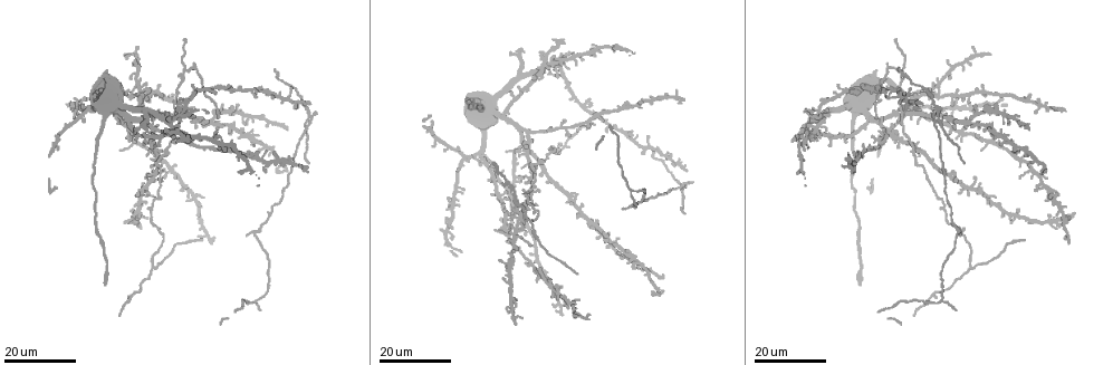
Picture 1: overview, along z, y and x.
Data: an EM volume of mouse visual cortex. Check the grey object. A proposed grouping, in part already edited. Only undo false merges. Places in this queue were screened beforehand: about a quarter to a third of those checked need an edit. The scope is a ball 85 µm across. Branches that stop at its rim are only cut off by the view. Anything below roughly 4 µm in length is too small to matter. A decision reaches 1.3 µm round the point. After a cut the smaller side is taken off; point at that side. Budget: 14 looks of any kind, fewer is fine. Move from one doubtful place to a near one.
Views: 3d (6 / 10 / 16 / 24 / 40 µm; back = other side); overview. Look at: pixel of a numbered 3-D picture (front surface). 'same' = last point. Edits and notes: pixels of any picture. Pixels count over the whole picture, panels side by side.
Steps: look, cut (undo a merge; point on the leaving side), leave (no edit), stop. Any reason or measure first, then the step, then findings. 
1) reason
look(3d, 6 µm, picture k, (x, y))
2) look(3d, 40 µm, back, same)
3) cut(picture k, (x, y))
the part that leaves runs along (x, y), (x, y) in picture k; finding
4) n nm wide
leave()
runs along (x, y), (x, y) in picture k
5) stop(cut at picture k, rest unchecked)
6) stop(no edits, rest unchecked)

two arms in line, one across
look(3d, 24 µm, picture 1, (628, 137))

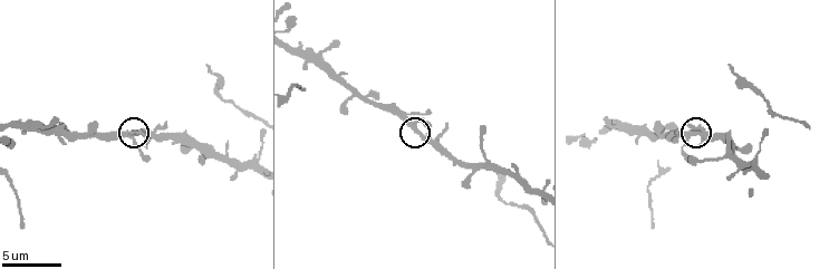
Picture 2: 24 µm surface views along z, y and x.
look(3d, 10 µm, picture 2, (693, 134))

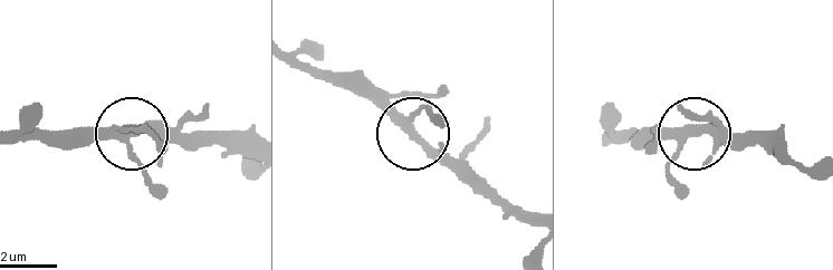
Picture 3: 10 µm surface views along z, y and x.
3 arms
leave()
all the same neuron

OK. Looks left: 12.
three-way junction
look(3d, 24 µm, picture 1, (183, 71))

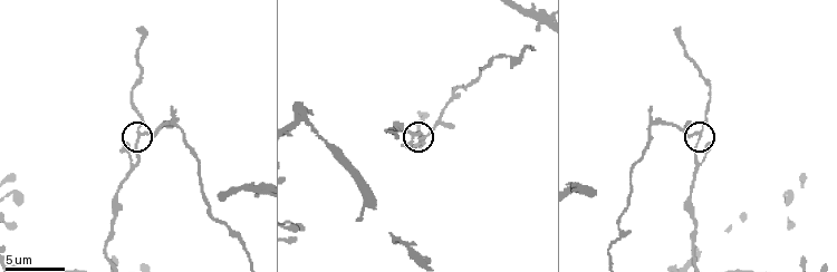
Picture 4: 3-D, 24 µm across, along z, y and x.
zoom in
look(3d, 6 µm, picture 4, (142, 134))

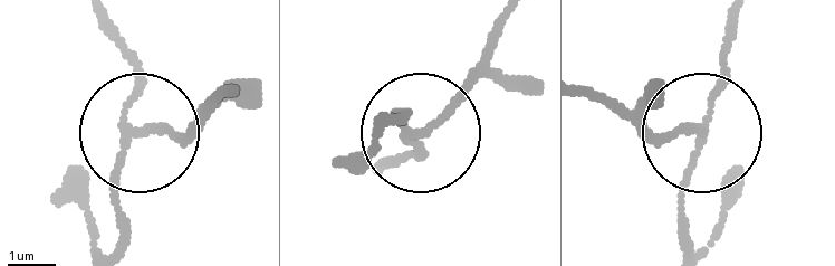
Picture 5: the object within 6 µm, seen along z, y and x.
150 nm wide
cut(picture 5, (183, 135))
the part that leaves runs along (136, 132), (176, 132), (224, 96) in picture 5; a second neuron is stuck on

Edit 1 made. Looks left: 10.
redraw
look(overview)

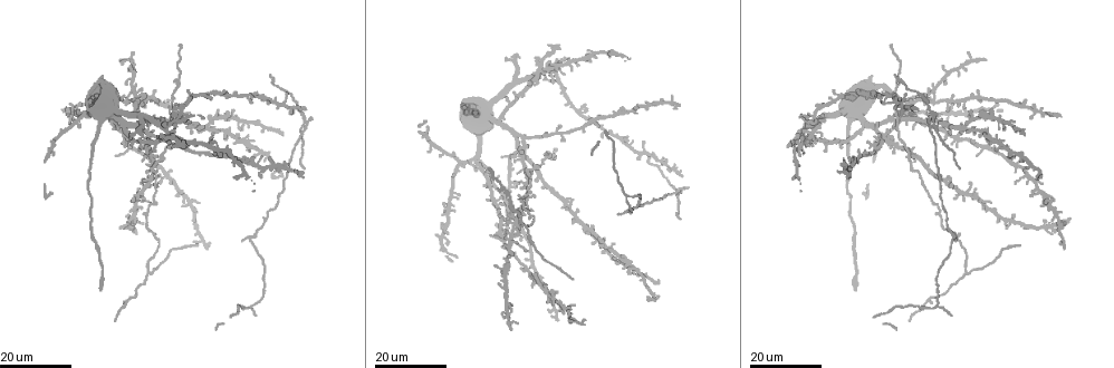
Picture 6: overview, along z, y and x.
two arms in line, one across
look(3d, 16 µm, picture 6, (533, 169))

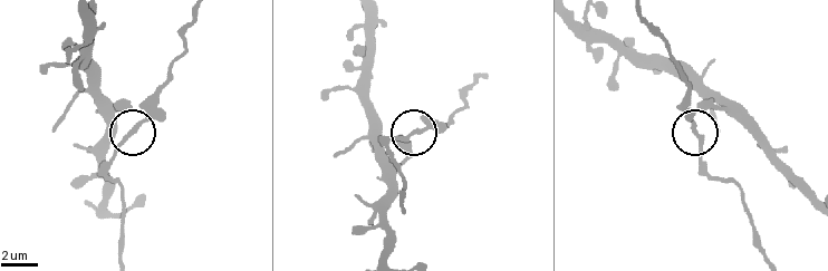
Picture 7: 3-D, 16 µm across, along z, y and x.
look(3d, 6 µm, picture 7, (694, 125))

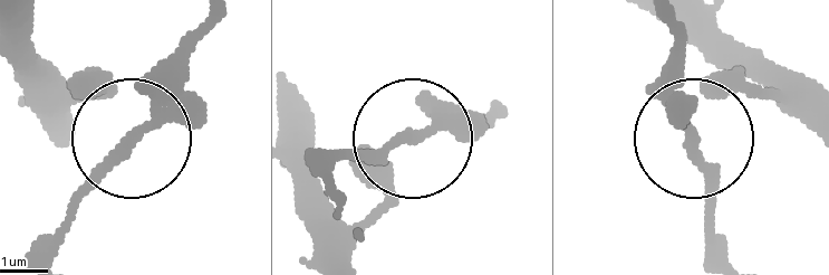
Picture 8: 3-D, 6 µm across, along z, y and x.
side arm 41 µm
leave()
runs along (715, 22), (771, 91), (728, 94), (691, 134), (671, 26) in picture 8; continuous, no second neuron

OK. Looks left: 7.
four arms meet
look(3d, 16 µm, picture 6, (980, 198))

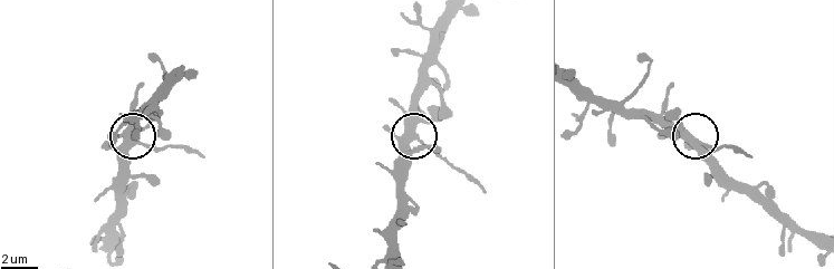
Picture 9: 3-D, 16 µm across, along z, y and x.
look(3d, 6 µm, picture 9, (413, 137))

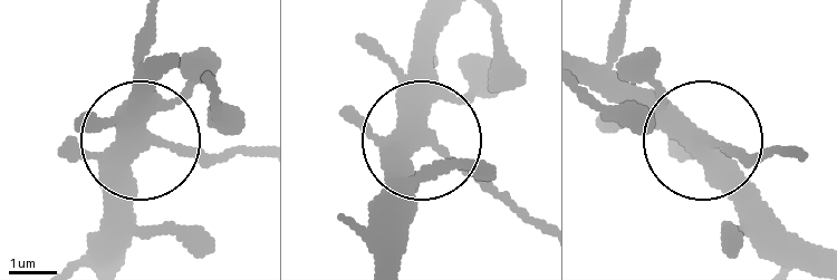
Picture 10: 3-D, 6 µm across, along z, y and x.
side arm 5 µm; 4 arms
leave()
continuous, no second neuron

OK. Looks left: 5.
look(3d, 24 µm, picture 6, (966, 270))

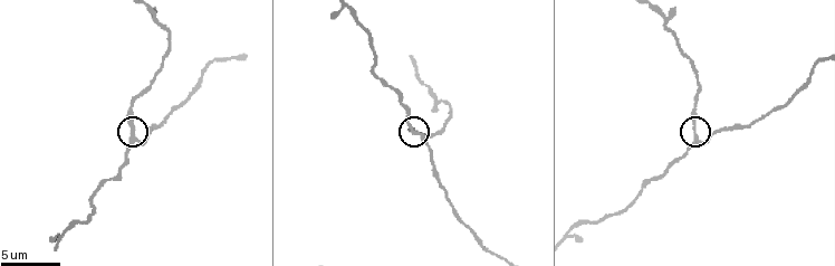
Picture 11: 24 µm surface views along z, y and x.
look(3d, 6 µm, picture 11, (417, 135))

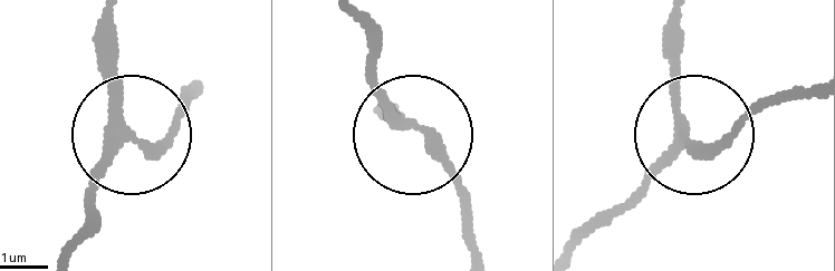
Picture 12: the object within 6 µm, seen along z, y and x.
3 arms
leave()
runs along (677, 18), (672, 114), (684, 137), (709, 145), (765, 106) in picture 12; all the same neuron

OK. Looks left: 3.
calibre changes
look(3d, 10 µm, picture 11, (241, 58))

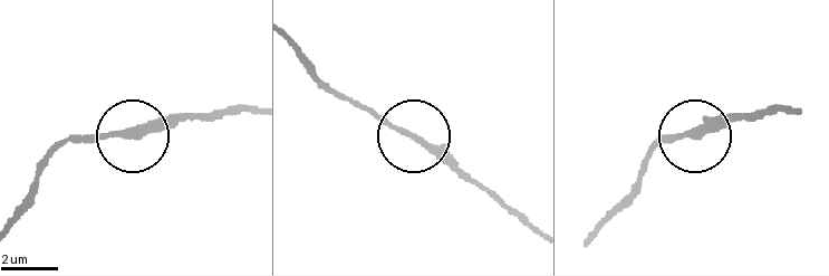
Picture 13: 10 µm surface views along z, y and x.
220 nm wide
leave()
runs along (590, 230), (626, 194), (653, 146), (739, 117) in picture 13; continuous, no second neuron

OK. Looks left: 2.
stop(cut at picture 5, rest unchecked)

